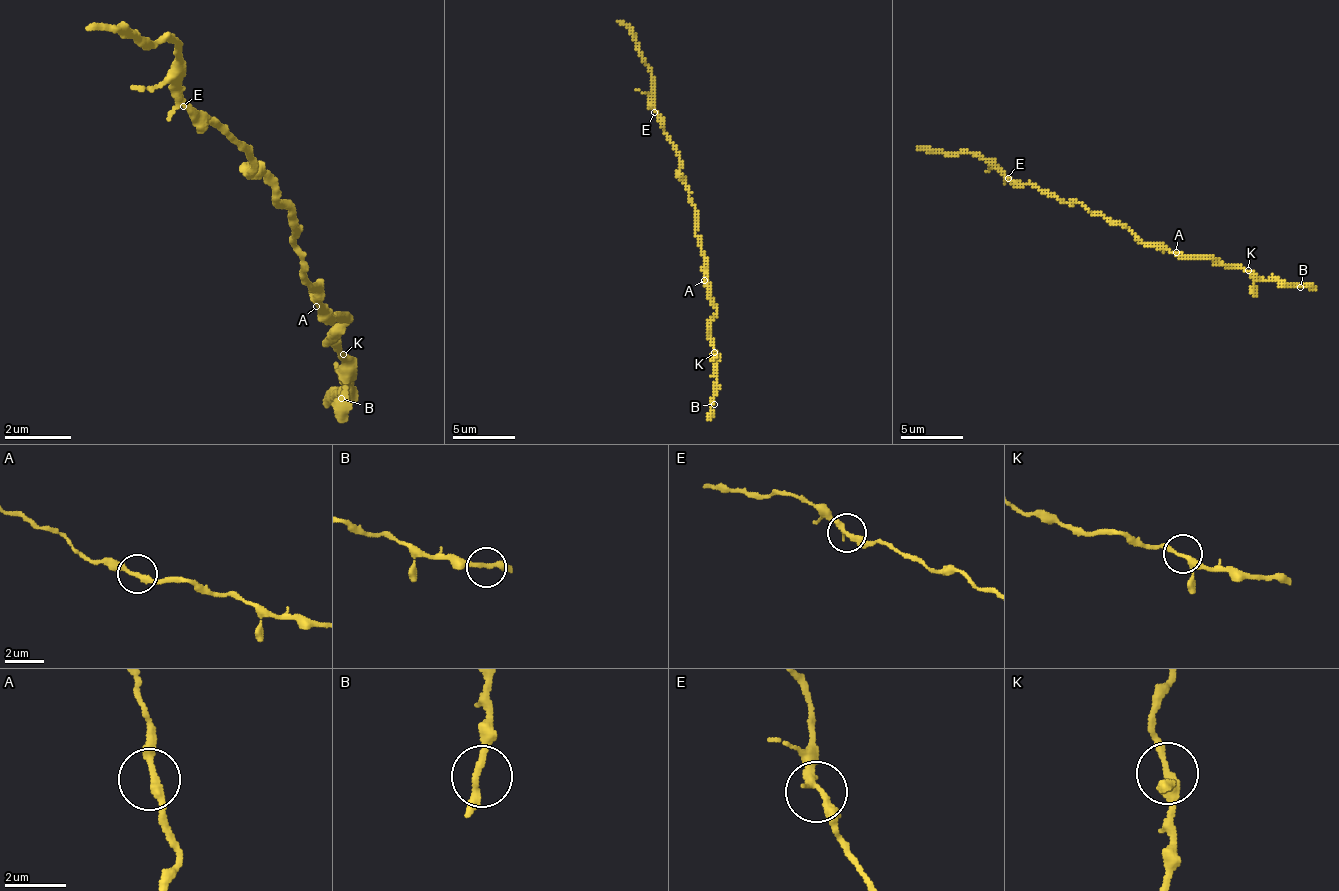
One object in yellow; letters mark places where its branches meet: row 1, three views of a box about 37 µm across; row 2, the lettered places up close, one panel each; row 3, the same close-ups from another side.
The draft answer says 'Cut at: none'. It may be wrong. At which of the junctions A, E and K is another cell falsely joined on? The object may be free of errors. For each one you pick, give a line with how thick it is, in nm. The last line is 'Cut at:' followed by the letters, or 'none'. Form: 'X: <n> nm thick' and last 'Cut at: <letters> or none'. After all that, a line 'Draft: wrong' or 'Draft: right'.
Cut at: none
Draft: right

